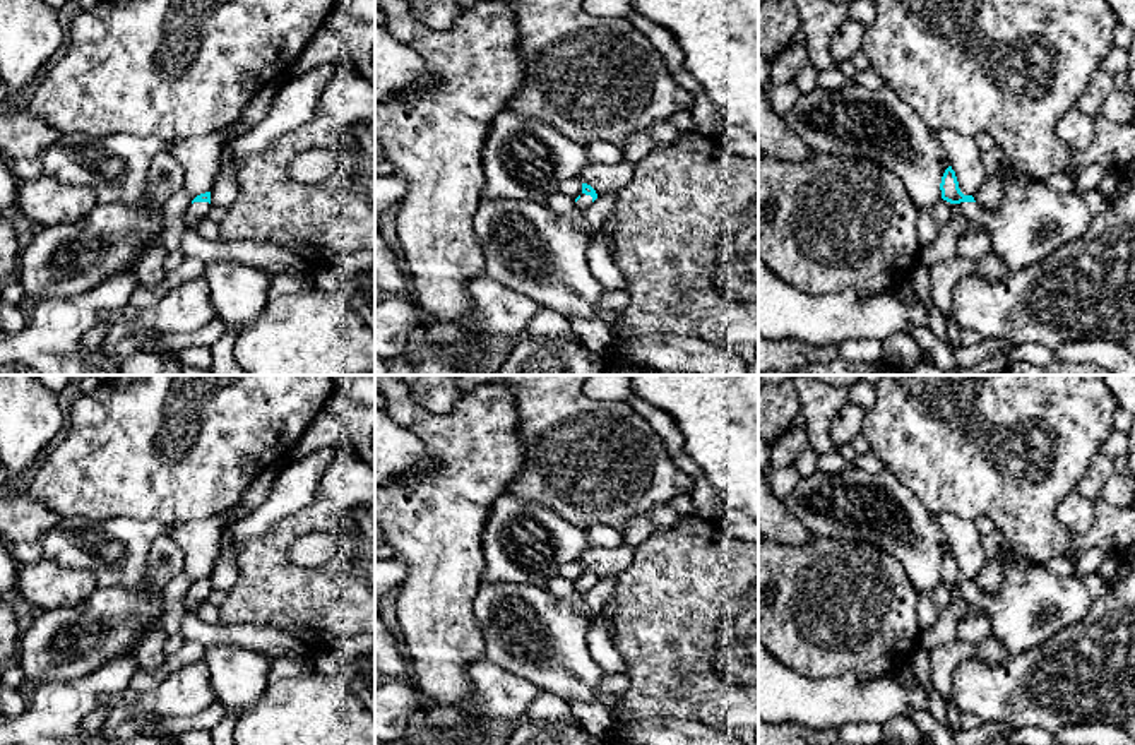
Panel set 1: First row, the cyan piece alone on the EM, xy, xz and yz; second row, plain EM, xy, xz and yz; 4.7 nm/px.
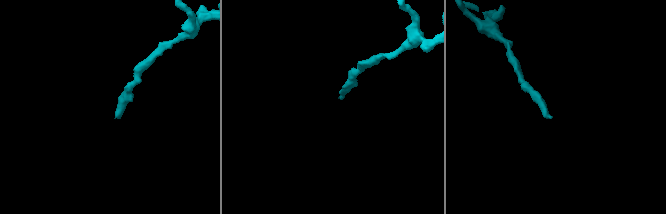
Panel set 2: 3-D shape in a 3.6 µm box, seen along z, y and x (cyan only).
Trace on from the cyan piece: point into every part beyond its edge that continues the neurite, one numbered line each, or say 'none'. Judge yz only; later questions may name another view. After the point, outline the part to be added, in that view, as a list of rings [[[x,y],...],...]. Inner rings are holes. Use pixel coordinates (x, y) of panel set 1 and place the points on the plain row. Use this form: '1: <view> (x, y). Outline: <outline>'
1: yz (1026, 610). Outline: [[[1015,550],[1005,557],[1001,569],[1003,581],[998,589],[960,586],[959,593],[967,605],[984,613],[1010,658],[1075,625],[1094,605],[1080,579],[1058,577],[1037,563],[1029,574],[1027,558]]]

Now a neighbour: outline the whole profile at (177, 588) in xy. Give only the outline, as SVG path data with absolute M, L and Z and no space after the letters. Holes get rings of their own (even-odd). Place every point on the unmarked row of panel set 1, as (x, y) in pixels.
M180 572L163 589L166 611L159 618L159 625L166 632L169 646L175 646L178 642L180 627L183 618L187 617L187 610L183 606L183 596L188 593L192 584L193 582L187 577L187 574Z

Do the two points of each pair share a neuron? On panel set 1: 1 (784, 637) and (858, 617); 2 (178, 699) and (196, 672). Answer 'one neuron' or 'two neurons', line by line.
1: one neuron
2: one neuron

